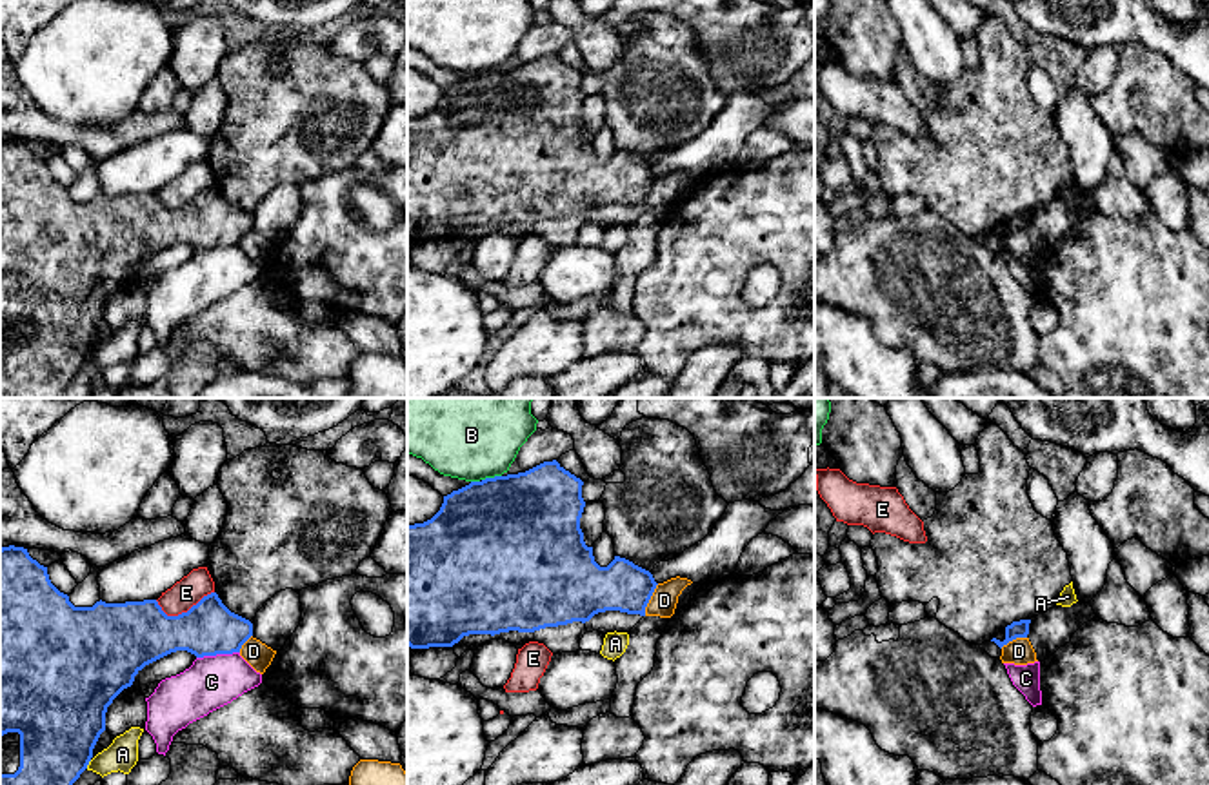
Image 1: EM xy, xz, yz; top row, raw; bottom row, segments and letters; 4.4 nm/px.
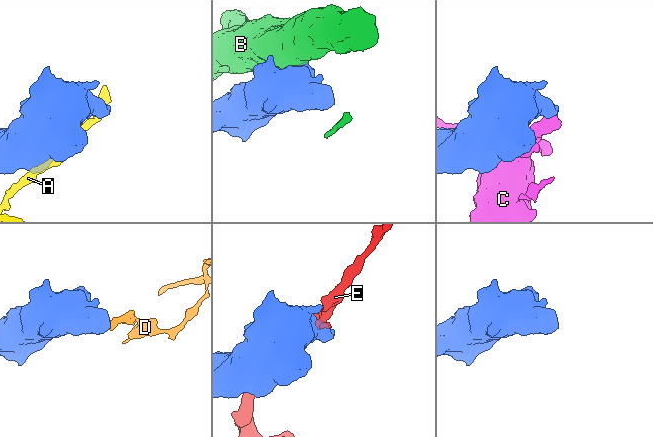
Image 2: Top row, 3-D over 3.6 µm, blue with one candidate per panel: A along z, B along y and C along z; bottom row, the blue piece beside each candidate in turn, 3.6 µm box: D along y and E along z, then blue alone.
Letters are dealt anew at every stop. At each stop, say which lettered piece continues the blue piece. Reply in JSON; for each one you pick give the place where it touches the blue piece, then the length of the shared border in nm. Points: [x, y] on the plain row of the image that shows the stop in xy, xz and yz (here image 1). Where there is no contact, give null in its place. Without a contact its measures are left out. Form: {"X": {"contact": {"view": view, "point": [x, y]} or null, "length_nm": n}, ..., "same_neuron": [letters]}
{"same_neuron": []}

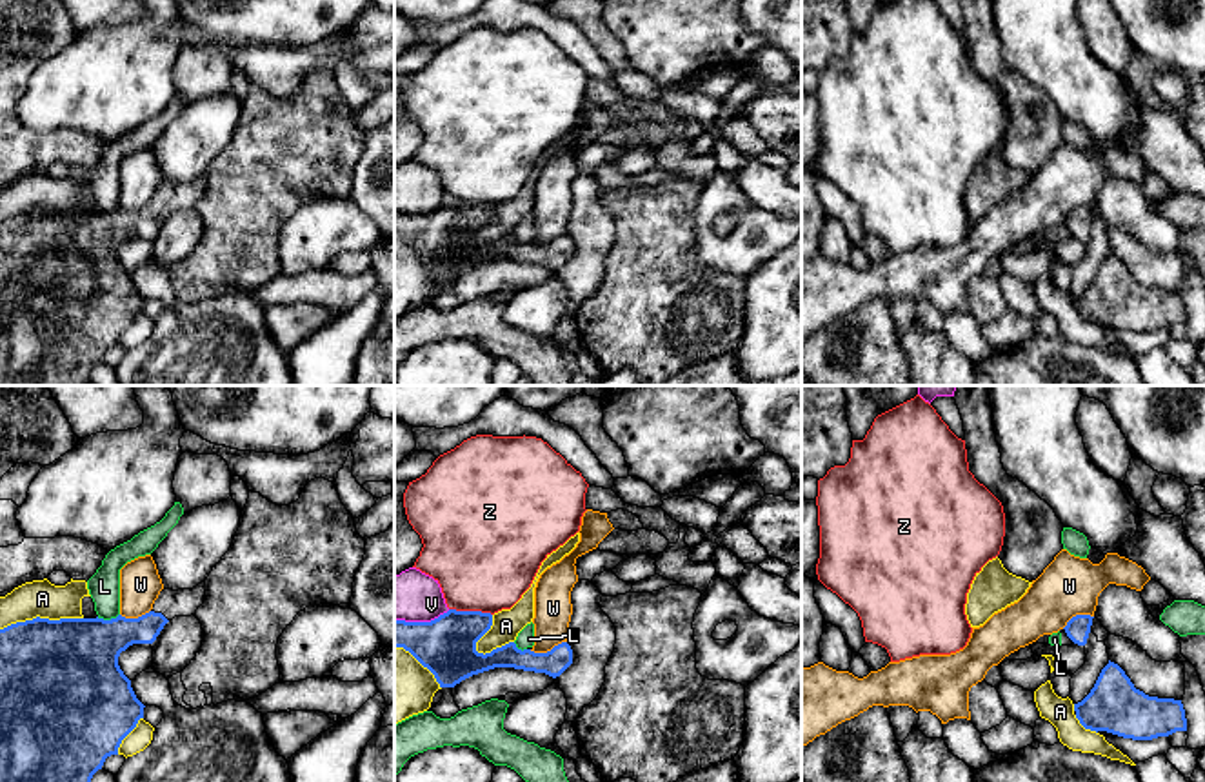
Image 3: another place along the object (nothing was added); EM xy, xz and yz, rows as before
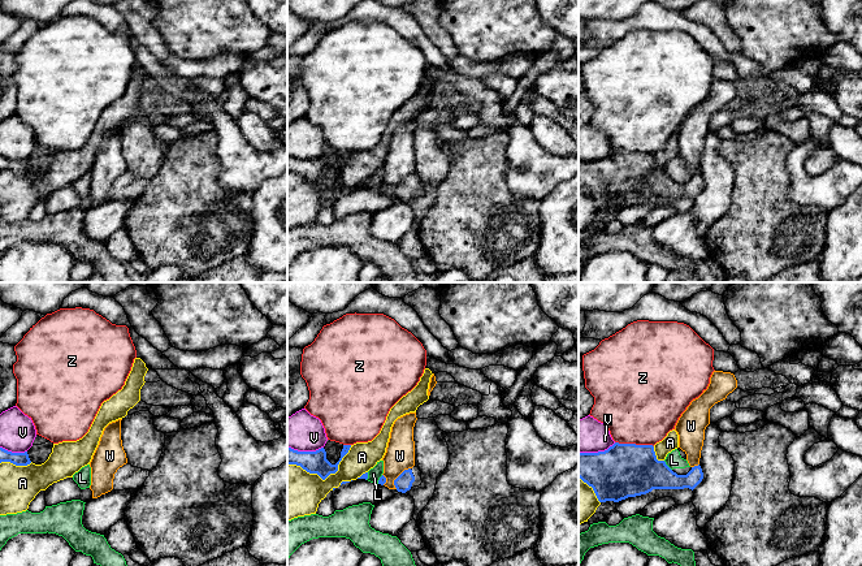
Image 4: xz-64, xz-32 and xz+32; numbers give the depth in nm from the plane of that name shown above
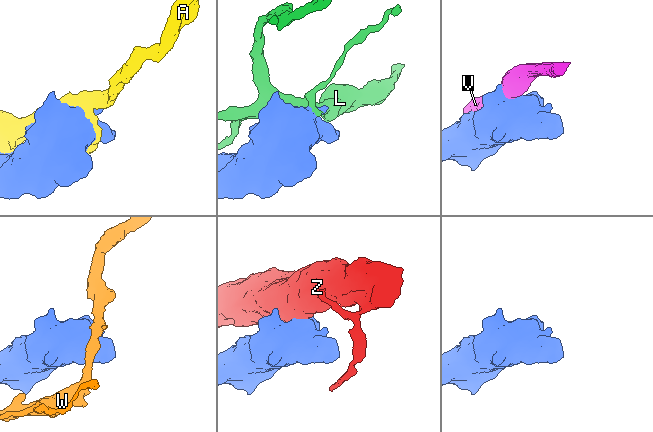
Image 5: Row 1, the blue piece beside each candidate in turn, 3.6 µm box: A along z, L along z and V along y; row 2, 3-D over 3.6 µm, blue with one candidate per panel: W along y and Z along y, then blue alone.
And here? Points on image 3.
{"same_neuron": []}

